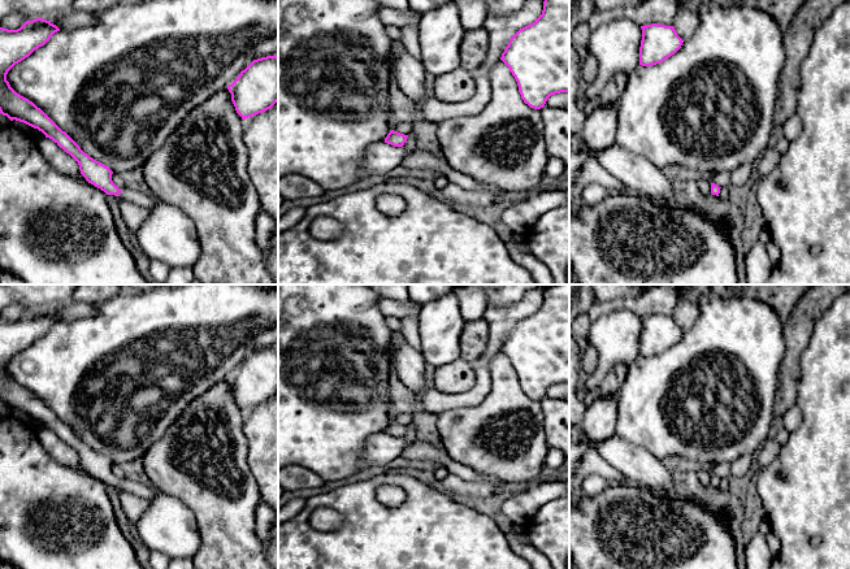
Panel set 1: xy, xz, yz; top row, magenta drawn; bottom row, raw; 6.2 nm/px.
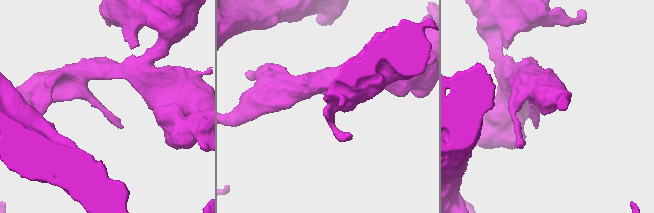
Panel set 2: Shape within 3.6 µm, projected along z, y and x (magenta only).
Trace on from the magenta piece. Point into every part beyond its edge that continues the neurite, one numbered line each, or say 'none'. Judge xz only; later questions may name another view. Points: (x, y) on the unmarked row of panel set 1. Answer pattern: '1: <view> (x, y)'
none

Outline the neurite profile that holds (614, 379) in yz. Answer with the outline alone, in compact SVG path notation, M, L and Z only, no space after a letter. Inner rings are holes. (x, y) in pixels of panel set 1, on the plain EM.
M617 364L611 368L602 382L586 394L584 403L589 405L599 398L619 394L619 388L625 381L626 368L624 364Z

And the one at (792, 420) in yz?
M795 404L788 409L788 412L781 417L782 426L788 433L793 433L798 429L803 421L802 412L799 407Z

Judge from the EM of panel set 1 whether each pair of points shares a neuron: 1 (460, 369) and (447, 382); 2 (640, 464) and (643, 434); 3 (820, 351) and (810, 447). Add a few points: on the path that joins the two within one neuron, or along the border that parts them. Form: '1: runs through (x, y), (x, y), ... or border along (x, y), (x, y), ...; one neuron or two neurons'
1: runs through (458, 372), (450, 379); one neuron
2: border along (615, 433), (632, 443), (642, 446), (667, 464); two neurons
3: runs through (820, 374), (820, 424); one neuron

